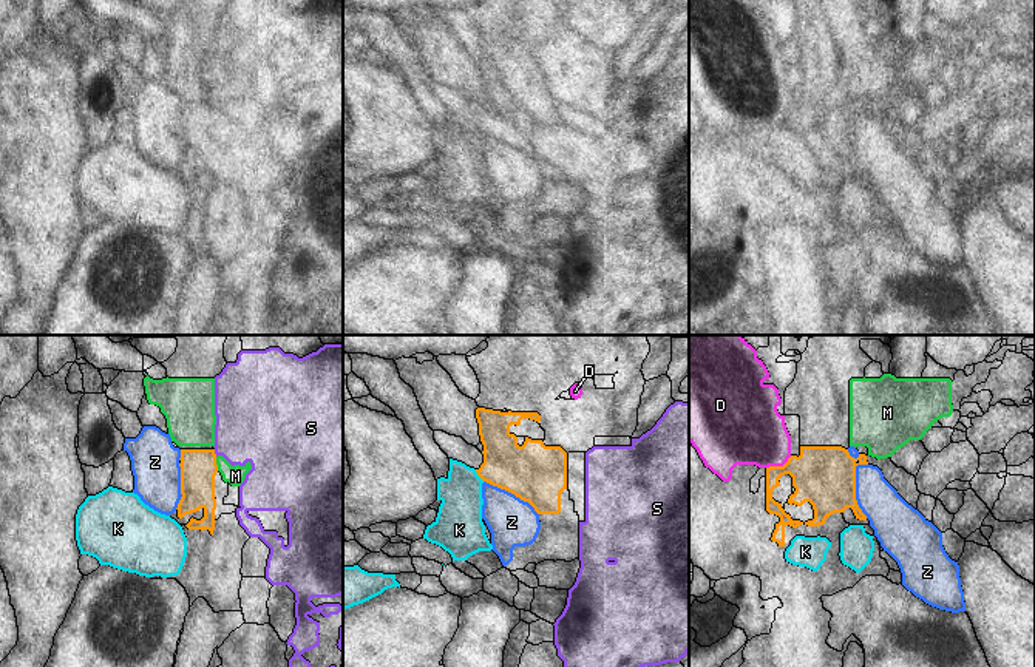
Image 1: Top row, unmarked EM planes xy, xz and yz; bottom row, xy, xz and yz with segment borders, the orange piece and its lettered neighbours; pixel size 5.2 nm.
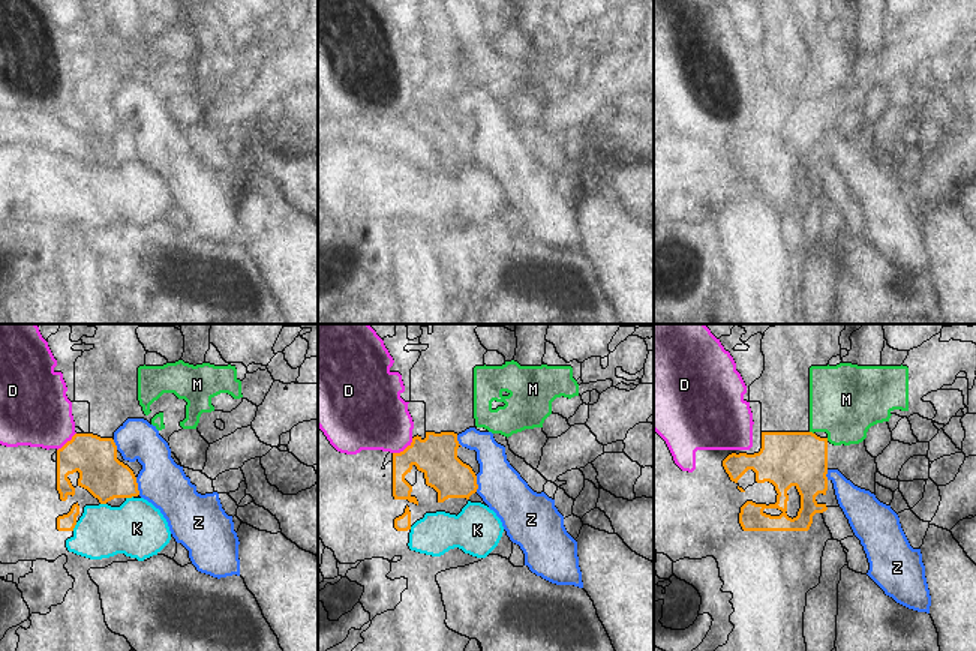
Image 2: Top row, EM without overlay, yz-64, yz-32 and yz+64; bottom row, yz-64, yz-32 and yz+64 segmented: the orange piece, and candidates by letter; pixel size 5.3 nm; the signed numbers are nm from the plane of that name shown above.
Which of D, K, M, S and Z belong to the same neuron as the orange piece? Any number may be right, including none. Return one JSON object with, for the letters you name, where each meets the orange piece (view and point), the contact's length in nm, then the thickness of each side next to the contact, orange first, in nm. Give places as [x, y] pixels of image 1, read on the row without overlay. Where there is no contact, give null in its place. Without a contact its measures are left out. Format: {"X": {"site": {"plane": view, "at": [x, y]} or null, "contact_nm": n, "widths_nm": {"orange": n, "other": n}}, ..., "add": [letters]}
{"M": {"site": {"plane": "xy", "at": [215, 118]}, "contact_nm": 70, "widths_nm": {"orange": 190, "other": 100}}, "add": ["M"]}

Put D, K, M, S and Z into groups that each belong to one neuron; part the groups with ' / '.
D / K / M / S / Z

